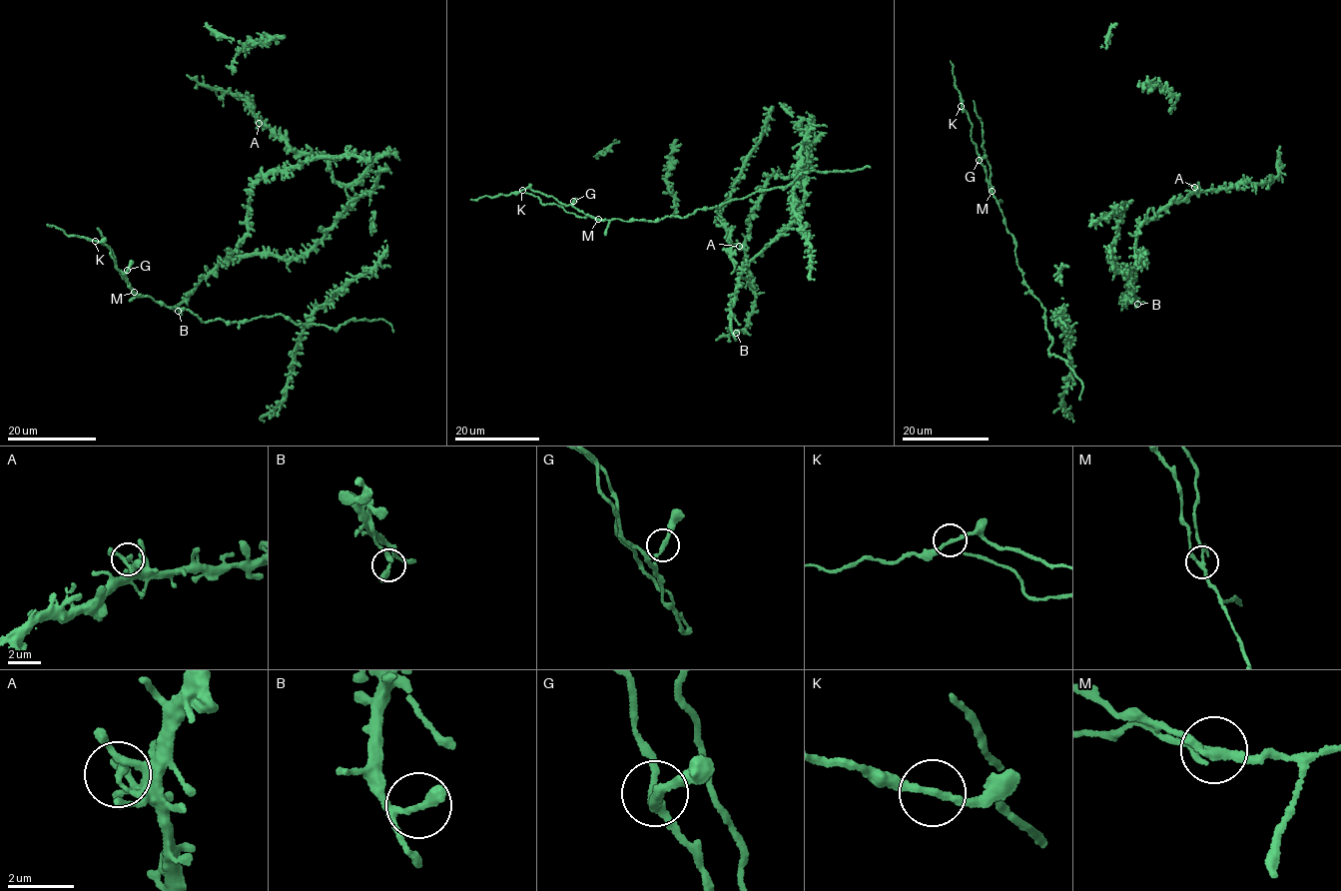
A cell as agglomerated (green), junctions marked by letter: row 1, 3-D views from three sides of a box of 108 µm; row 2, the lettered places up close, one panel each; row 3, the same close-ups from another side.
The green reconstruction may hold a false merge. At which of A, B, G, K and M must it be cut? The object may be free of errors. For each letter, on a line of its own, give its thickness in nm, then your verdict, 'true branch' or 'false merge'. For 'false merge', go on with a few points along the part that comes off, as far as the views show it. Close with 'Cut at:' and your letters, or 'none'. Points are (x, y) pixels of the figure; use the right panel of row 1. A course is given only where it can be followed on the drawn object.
A: calibre 240 nm; true branch
B: calibre 240 nm; true branch
G: calibre 220 nm; true branch
K: calibre 200 nm; true branch
M: calibre 240 nm; false merge; course (993, 191), (981, 121), (974, 100)
Cut at: M

